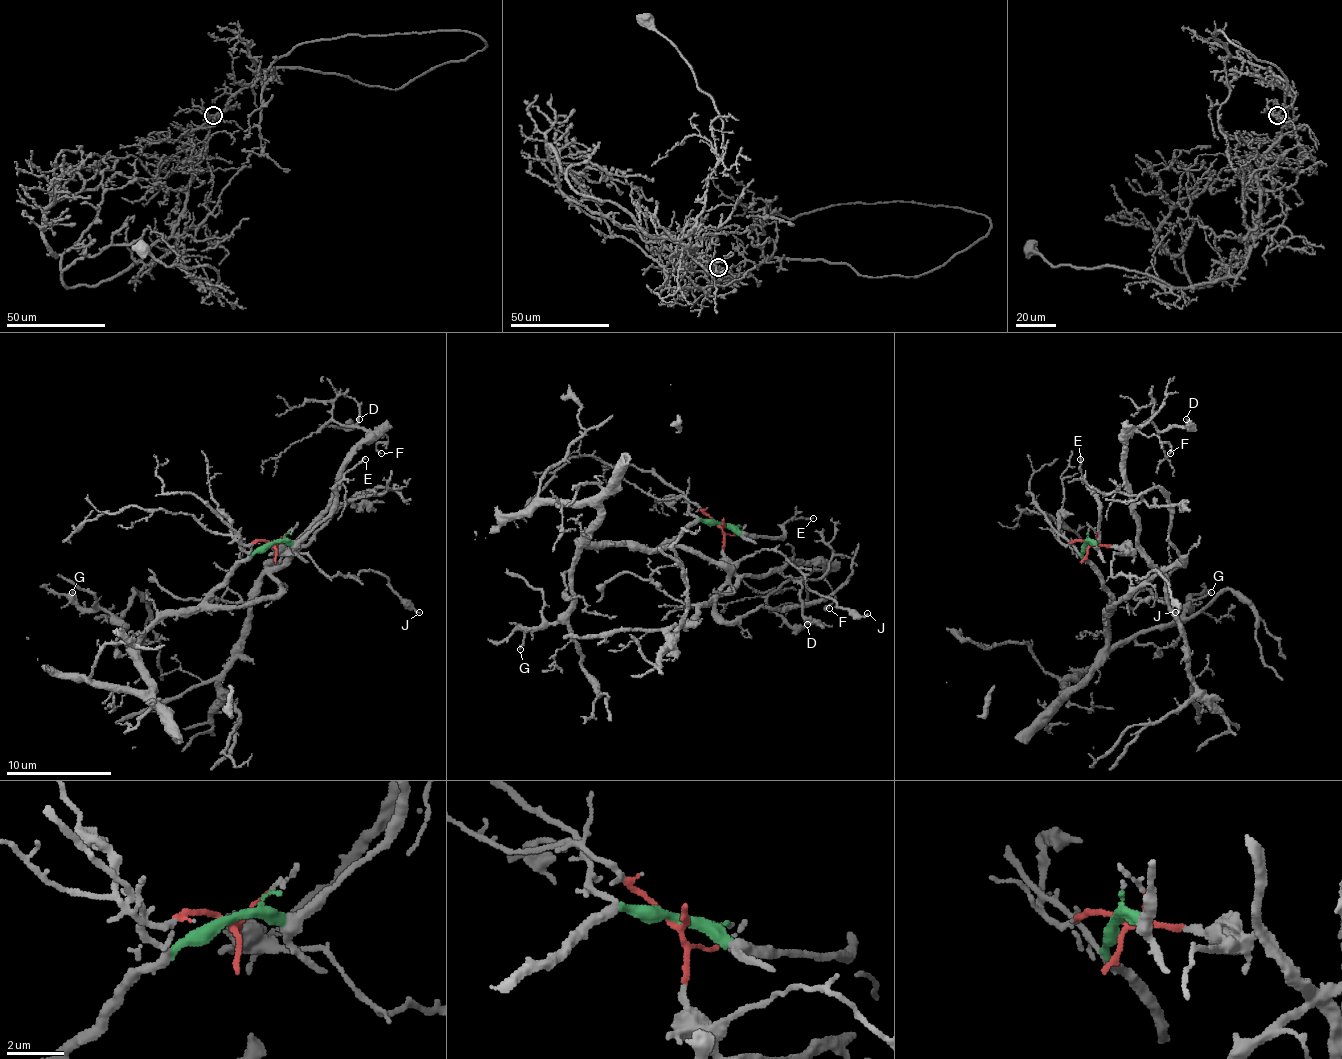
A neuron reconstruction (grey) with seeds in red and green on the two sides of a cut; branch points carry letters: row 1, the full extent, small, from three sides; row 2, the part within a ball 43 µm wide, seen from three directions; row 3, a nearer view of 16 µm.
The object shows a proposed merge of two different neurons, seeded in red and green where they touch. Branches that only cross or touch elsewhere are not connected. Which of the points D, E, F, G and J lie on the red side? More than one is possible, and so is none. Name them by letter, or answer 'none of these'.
D, F, J

